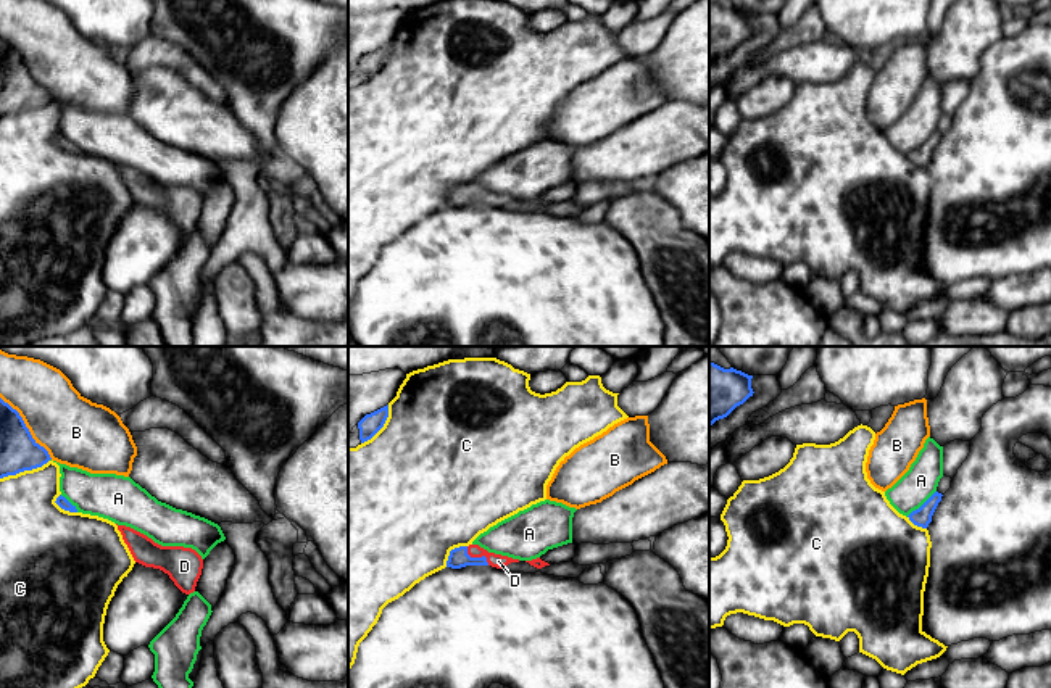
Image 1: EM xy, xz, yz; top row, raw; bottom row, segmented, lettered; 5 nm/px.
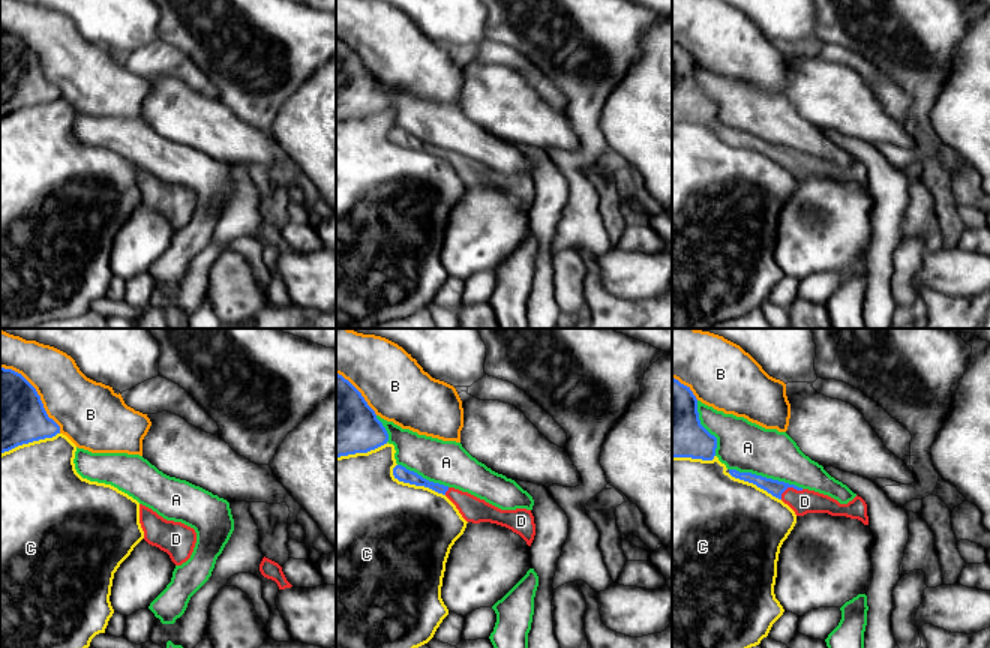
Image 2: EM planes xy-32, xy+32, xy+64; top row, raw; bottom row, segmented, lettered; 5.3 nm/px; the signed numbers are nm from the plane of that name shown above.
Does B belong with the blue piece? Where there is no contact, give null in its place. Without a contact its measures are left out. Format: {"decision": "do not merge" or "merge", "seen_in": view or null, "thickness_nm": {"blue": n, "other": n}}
{"decision": "do not merge", "seen_in": "xy", "thickness_nm": {"blue": 190, "other": 340}}

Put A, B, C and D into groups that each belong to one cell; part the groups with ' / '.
A / B / C / D

